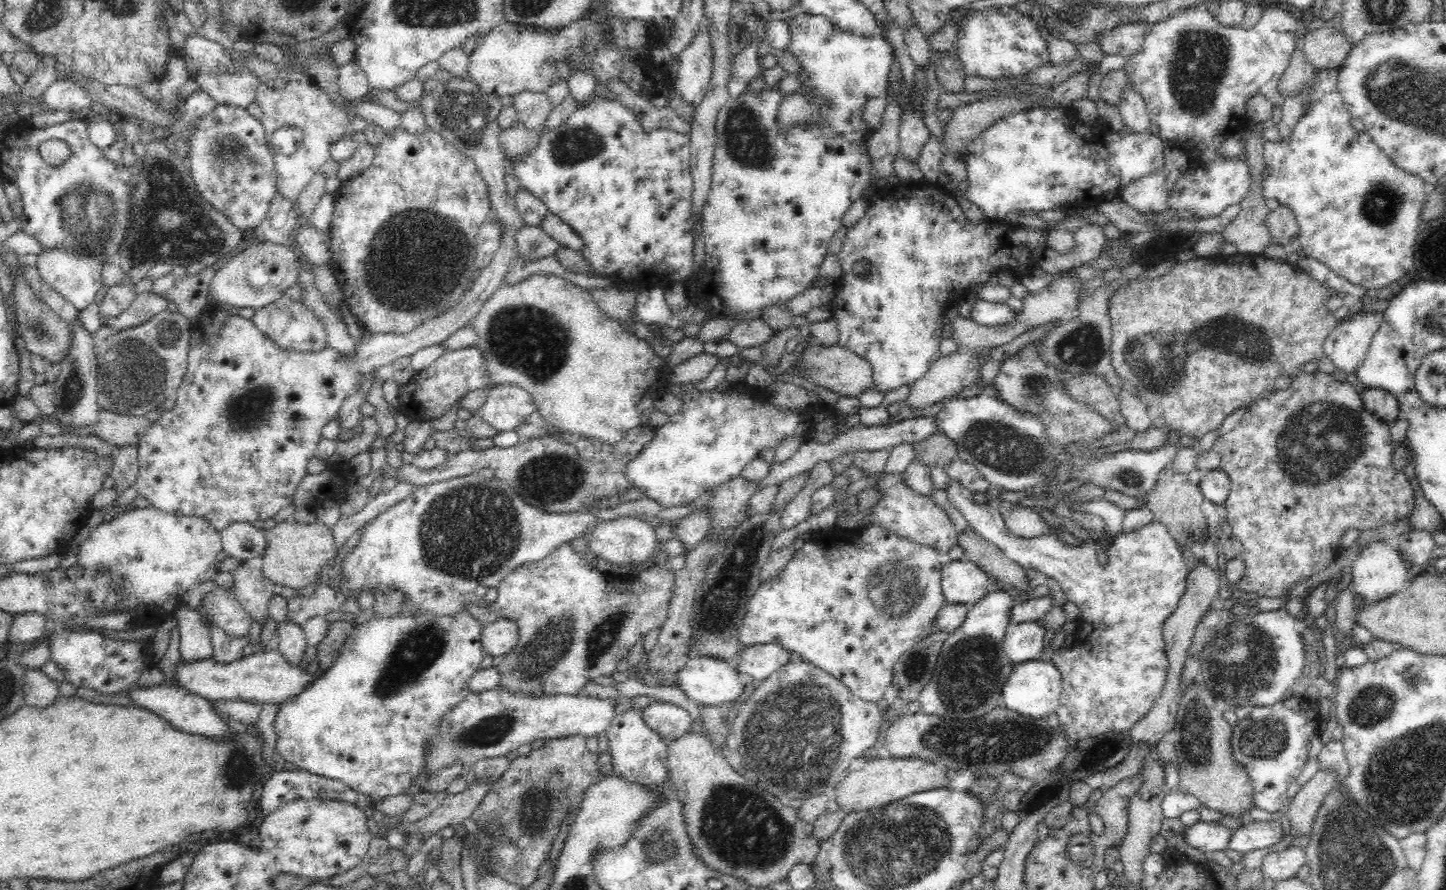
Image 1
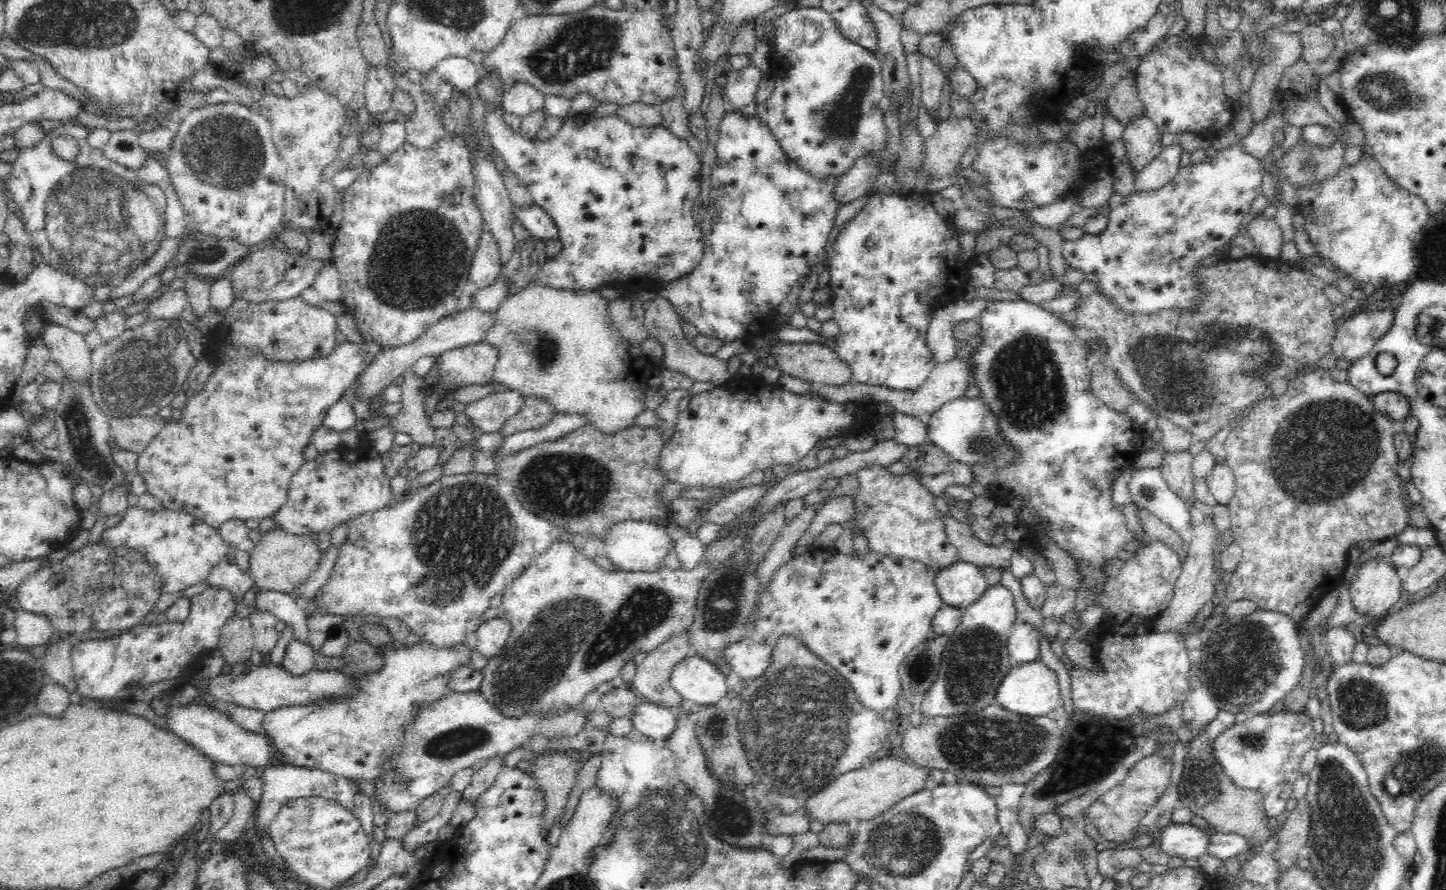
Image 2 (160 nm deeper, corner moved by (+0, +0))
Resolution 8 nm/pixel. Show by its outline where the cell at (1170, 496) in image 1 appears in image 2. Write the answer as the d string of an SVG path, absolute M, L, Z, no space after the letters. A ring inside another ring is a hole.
M1188 451L1164 452L1160 474L1170 490L1182 497L1188 505L1194 504L1193 457Z

